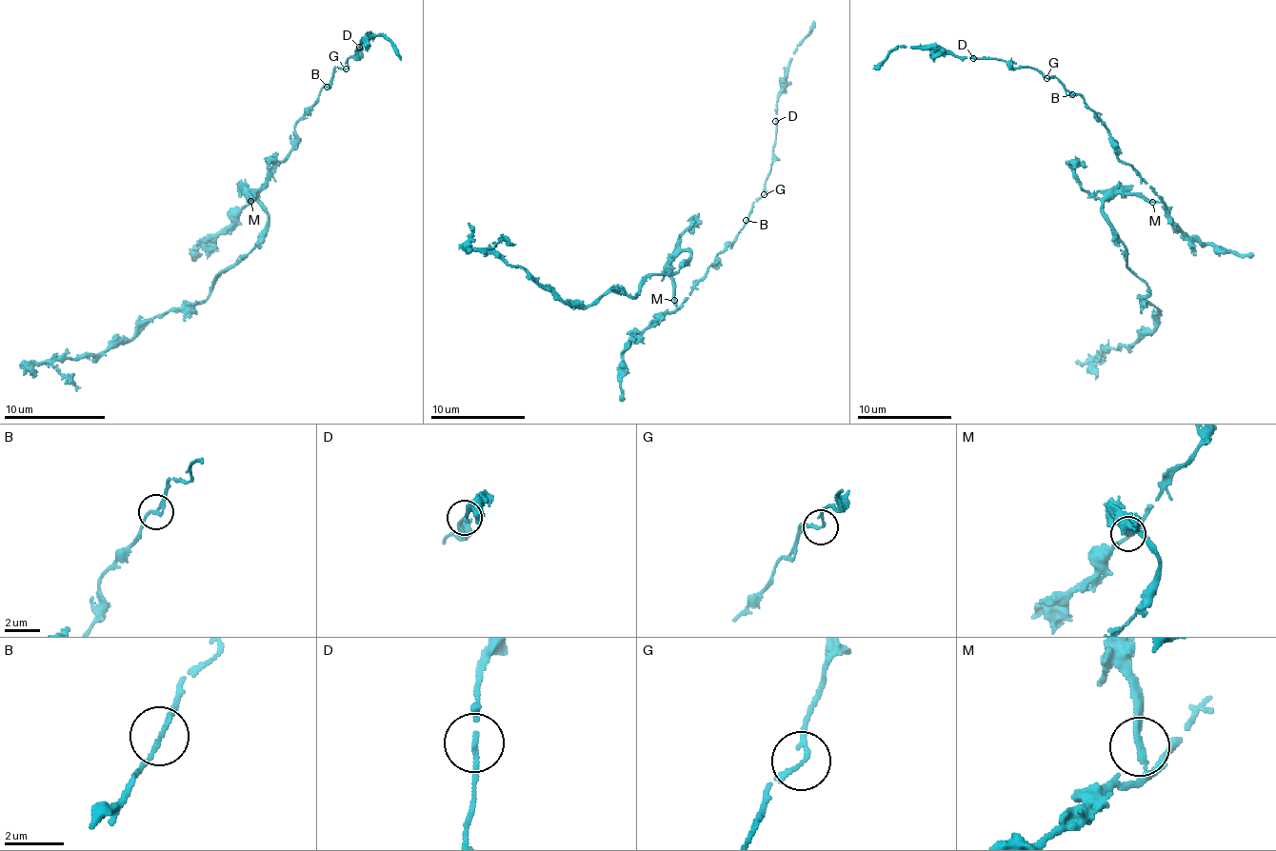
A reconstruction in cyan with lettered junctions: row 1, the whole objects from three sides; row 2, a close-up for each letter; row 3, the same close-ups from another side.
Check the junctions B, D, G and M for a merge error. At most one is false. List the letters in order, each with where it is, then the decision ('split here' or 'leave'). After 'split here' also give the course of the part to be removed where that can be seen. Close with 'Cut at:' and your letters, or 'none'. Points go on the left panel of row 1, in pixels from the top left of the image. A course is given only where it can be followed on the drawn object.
B: place (327, 87); leave
D: place (359, 47); leave
G: place (346, 69); leave
M: place (250, 201); leave
Cut at: none

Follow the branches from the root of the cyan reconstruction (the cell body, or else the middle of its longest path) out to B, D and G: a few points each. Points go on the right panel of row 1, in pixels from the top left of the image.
B: (1150, 199), (1157, 202), (1157, 192), (1117, 156), (1117, 142), (1110, 135), (1110, 130), (1079, 95), (1072, 95)
D: (1150, 199), (1157, 202), (1157, 192), (1117, 156), (1110, 130), (1079, 95), (1029, 67), (972, 57)
G: (1150, 199), (1157, 202), (1157, 192), (1117, 156), (1117, 142), (1086, 102), (1067, 90), (1053, 76), (1046, 78)

